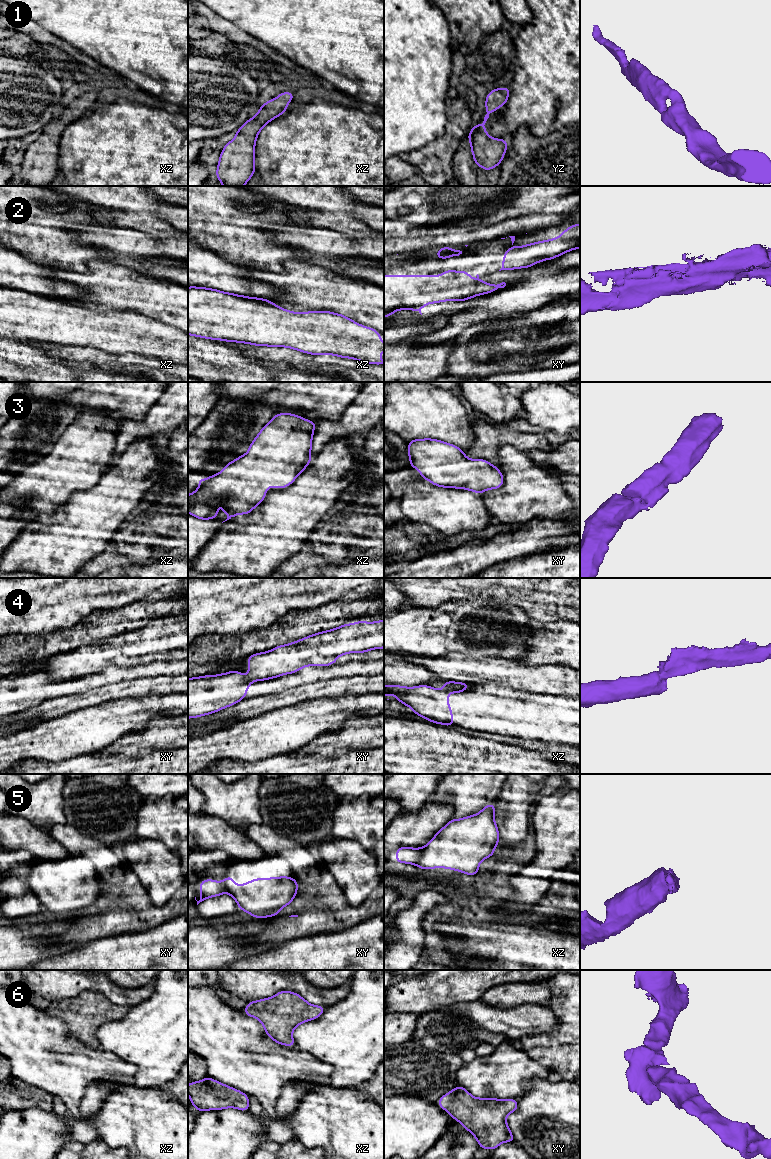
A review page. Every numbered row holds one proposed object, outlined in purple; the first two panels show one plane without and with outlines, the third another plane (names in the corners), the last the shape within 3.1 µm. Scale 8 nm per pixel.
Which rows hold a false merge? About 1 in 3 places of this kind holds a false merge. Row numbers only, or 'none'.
4, 5

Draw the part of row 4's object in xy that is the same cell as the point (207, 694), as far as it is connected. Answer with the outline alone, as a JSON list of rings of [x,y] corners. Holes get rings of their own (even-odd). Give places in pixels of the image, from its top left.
[[[239,671],[188,678],[188,719],[218,712],[245,699],[252,682]]]

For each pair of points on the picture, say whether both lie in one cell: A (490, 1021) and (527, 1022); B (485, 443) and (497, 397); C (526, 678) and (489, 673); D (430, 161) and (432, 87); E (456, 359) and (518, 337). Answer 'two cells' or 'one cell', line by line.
A: one cell
B: two cells
C: one cell
D: two cells
E: one cell

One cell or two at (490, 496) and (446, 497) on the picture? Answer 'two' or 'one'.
two

